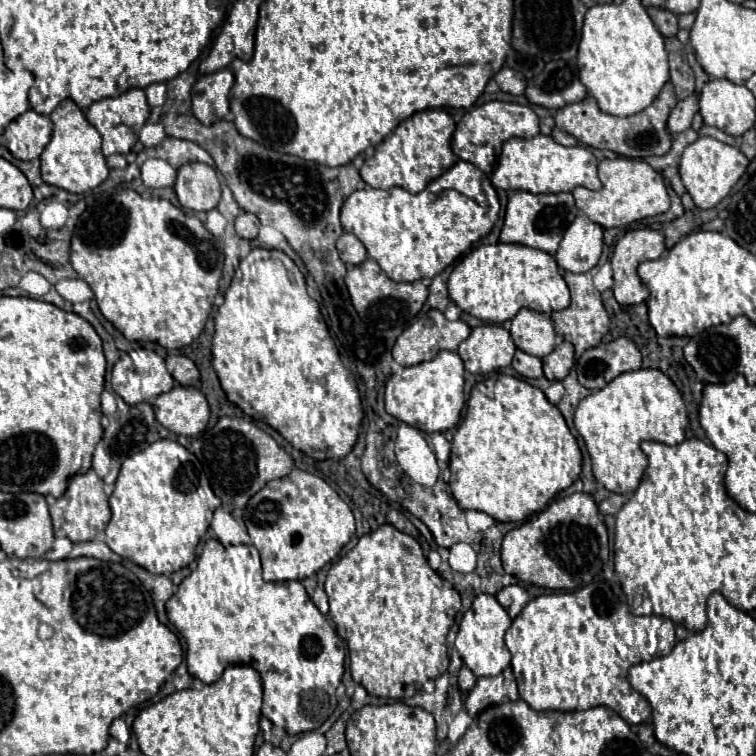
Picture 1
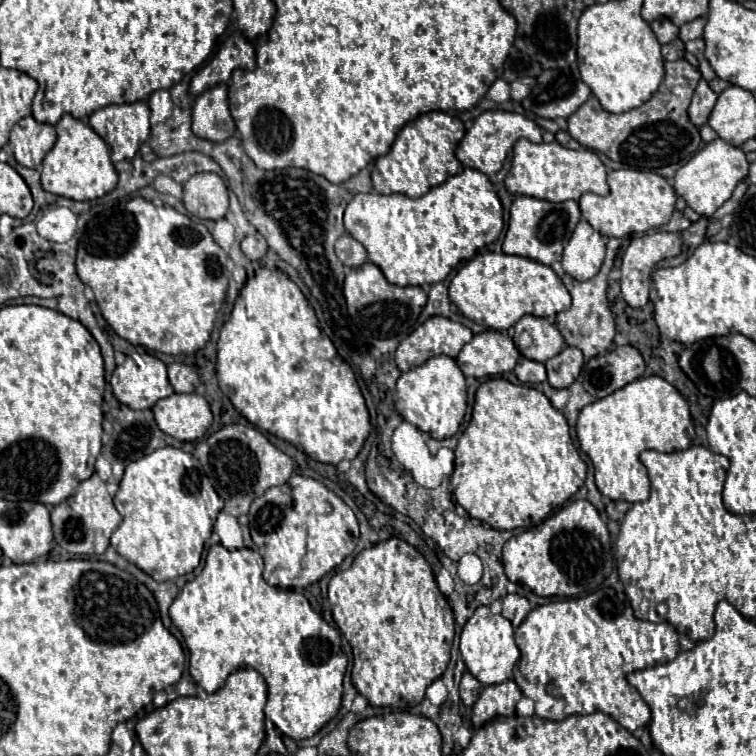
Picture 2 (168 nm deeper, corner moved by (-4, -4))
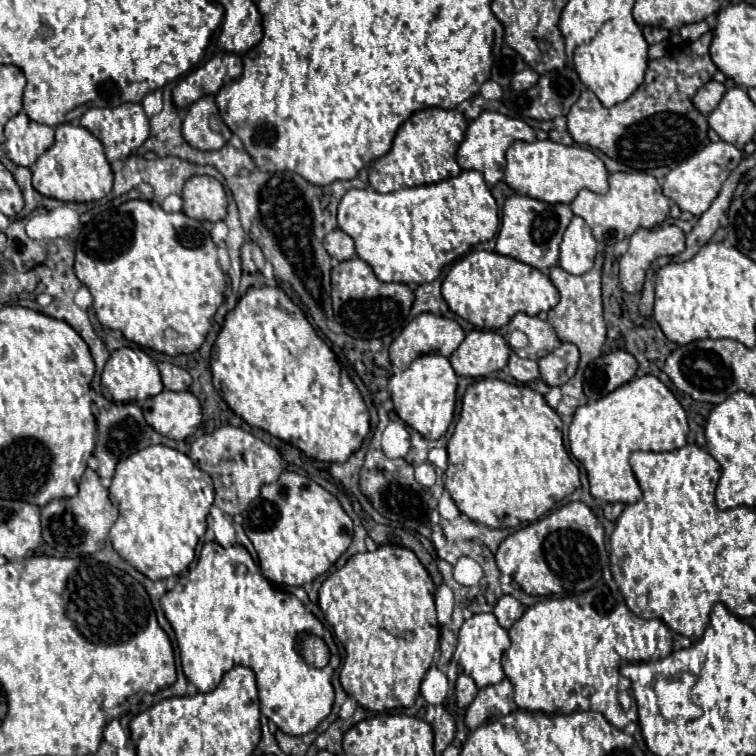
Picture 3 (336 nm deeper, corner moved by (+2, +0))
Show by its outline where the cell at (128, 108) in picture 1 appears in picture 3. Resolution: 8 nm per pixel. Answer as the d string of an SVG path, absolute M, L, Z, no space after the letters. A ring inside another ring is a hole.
M120 104L116 108L88 108L84 112L84 116L80 118L80 124L86 130L90 130L104 144L106 158L110 162L126 158L130 152L134 152L136 148L140 148L146 142L148 132L150 132L148 116L140 108L140 104Z

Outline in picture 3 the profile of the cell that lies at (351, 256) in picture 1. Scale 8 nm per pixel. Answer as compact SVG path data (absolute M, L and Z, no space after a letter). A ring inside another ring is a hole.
M340 228L332 230L332 232L324 238L324 248L326 248L328 254L330 254L334 260L338 260L338 262L350 260L350 258L356 256L354 240L352 240L346 232L342 232Z

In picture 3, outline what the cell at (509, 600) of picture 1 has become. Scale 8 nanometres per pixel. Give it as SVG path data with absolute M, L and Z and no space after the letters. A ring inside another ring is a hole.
M504 594L494 608L494 616L498 618L502 628L510 628L522 616L522 612L524 612L524 606L514 596L508 596L508 594Z

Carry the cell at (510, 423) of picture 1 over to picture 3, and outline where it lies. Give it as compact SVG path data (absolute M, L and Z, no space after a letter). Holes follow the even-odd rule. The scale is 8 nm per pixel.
M484 378L466 388L462 398L460 420L448 440L448 470L444 472L444 486L456 502L458 510L470 520L488 528L518 528L536 522L550 512L556 502L570 496L578 486L578 466L562 442L562 420L550 408L542 394L524 384L510 384L498 378Z

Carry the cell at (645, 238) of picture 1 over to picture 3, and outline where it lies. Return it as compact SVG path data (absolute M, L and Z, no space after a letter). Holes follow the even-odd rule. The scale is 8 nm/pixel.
M674 224L654 228L638 228L630 236L628 252L620 258L620 286L628 294L638 294L644 274L660 256L676 256L684 252L684 232Z

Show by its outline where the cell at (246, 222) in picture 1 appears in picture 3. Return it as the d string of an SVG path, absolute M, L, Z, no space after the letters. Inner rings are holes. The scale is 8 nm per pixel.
M252 240L242 244L240 260L242 260L242 270L246 270L246 272L258 272L264 266L264 254L262 254L260 246L254 244Z

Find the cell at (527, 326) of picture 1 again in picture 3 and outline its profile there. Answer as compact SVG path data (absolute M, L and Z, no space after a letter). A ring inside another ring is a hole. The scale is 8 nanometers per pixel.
M520 312L512 318L512 322L508 324L508 330L520 330L528 336L528 346L524 350L516 350L520 358L538 360L540 356L546 356L548 352L560 346L560 340L554 328L546 320L540 320L538 316L528 316Z

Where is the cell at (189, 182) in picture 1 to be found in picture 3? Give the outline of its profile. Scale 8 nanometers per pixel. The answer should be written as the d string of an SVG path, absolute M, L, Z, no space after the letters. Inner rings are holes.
M192 176L184 184L182 192L184 214L194 220L218 222L226 216L226 192L224 186L212 176Z

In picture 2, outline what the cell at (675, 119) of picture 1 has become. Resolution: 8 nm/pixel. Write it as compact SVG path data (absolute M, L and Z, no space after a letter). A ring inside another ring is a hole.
M700 80L698 88L694 92L692 104L688 108L688 116L690 116L690 120L692 120L694 126L700 128L702 124L708 122L708 116L710 116L710 112L714 108L716 100L718 100L718 94L708 86L706 80Z

